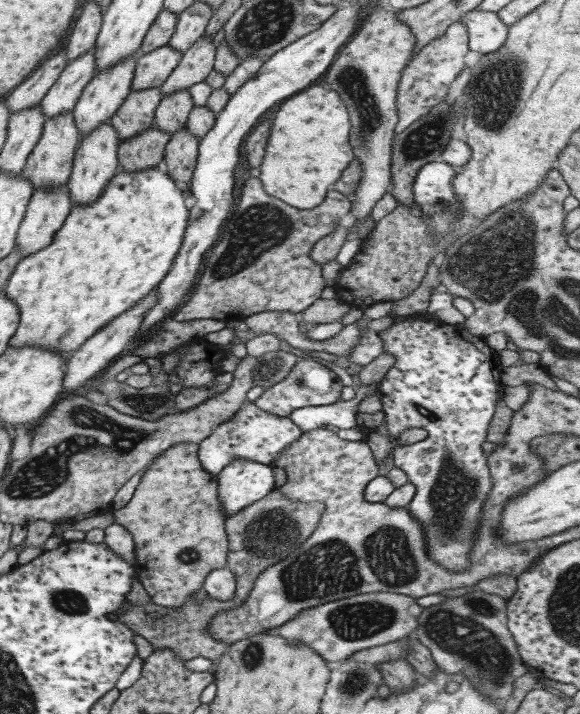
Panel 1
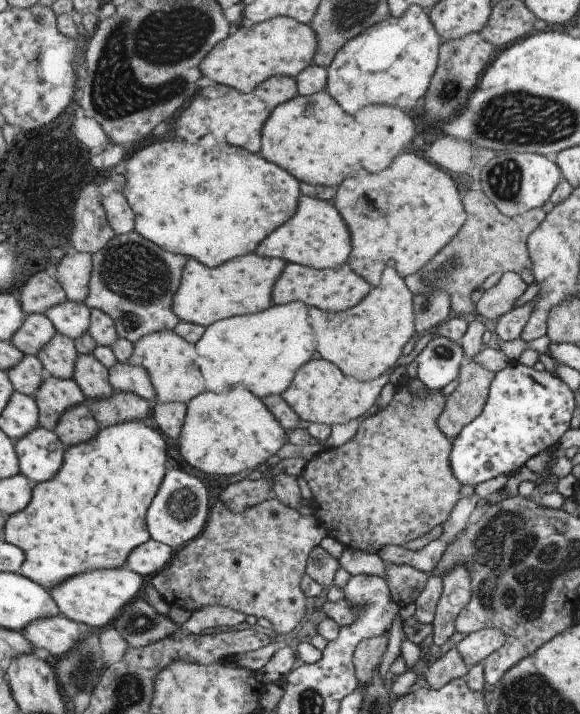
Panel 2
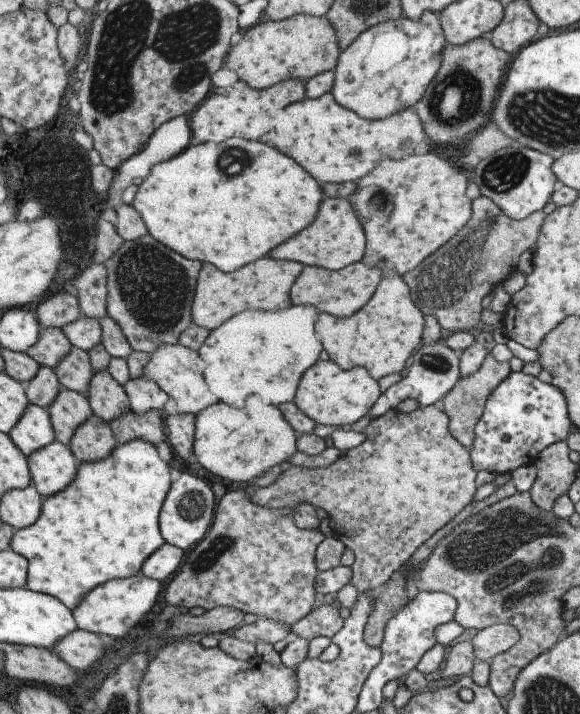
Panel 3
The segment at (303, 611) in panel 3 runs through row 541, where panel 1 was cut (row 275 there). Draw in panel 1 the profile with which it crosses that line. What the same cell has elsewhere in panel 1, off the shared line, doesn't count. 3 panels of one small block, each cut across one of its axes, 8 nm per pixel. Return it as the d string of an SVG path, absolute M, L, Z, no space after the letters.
M249 176L215 246L205 254L197 284L169 318L227 322L257 312L301 312L319 299L326 287L321 268L309 258L309 251L317 241L331 234L335 226L348 222L351 208L348 197L330 189L316 208L298 210L267 196L259 178Z

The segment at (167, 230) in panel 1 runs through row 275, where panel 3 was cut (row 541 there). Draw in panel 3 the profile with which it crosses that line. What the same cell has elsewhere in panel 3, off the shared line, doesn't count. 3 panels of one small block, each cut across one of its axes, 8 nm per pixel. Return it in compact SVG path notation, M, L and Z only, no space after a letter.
M141 438L115 444L103 460L79 462L73 482L61 492L43 497L37 520L27 528L14 530L11 536L9 547L21 554L27 563L26 588L31 592L49 594L73 610L91 588L107 580L129 578L140 573L145 558L165 543L157 528L157 516L169 484L169 463L159 458L153 444Z

